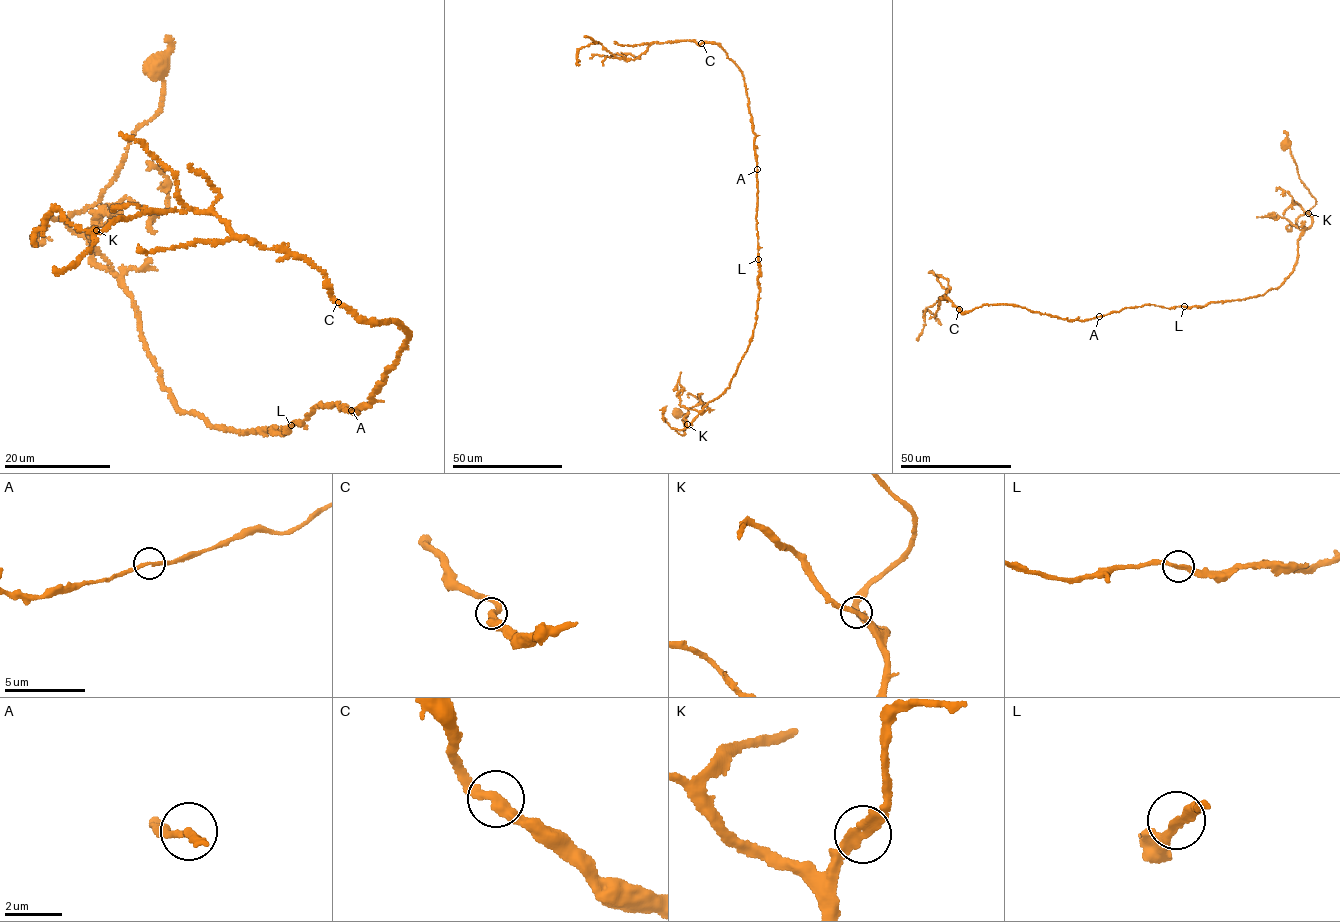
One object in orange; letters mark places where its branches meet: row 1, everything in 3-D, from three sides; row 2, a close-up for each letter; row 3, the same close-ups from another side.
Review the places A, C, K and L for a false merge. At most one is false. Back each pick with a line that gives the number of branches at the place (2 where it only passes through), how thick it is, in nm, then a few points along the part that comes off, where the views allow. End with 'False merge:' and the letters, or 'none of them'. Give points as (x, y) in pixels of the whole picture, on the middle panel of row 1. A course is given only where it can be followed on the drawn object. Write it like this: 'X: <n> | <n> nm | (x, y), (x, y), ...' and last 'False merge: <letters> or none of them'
False merge: none of them

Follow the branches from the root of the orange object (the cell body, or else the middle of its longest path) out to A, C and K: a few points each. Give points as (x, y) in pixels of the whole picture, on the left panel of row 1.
A: (157, 69), (159, 113), (67, 223), (132, 297), (177, 409), (242, 433), (351, 410)
C: (157, 69), (159, 113), (66, 222), (132, 297), (176, 407), (281, 433), (366, 407), (411, 334), (338, 302)
K: (157, 69), (163, 84), (159, 113), (134, 133), (99, 200), (66, 220), (71, 230), (85, 235), (96, 229)

